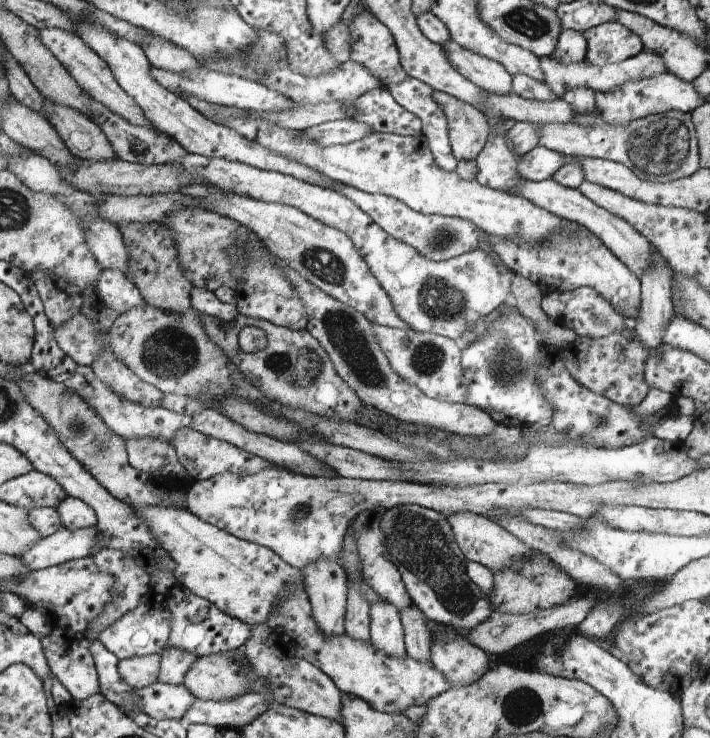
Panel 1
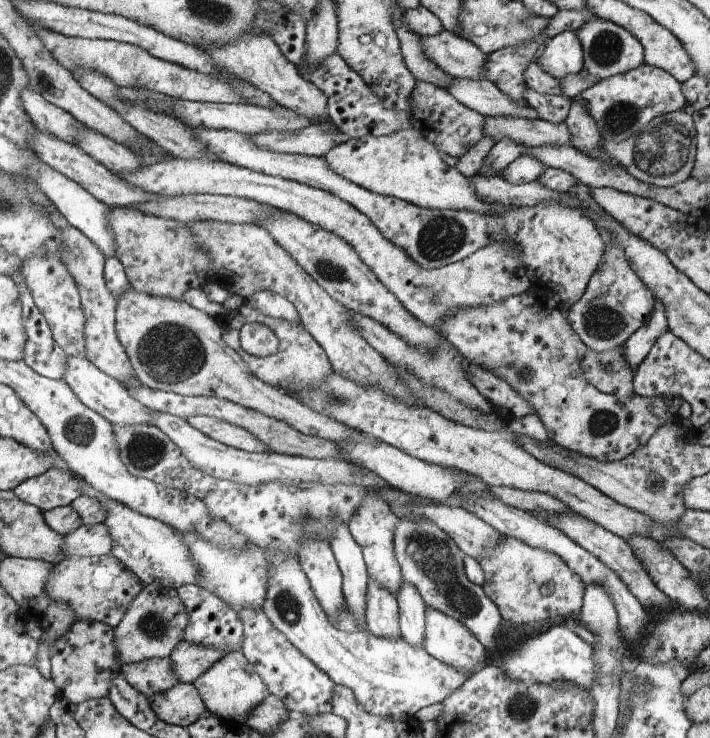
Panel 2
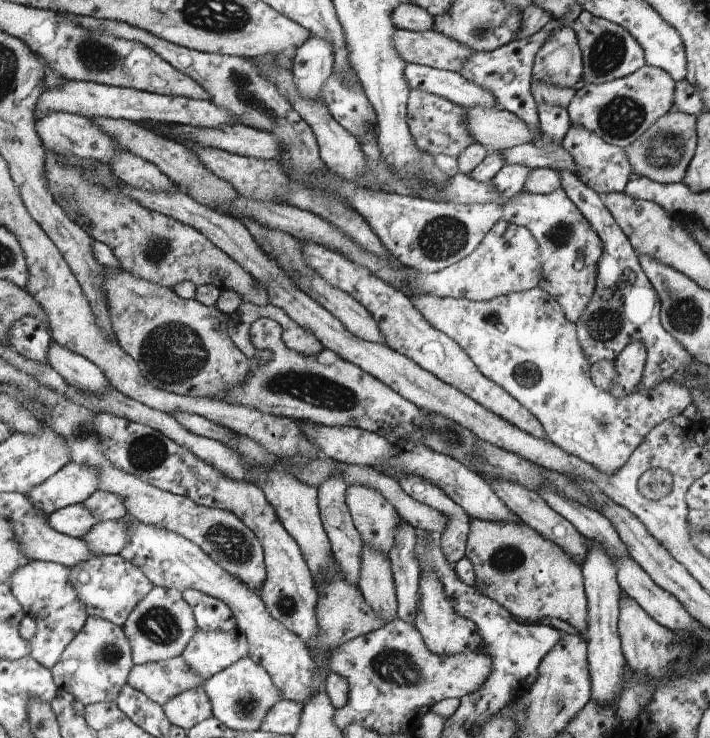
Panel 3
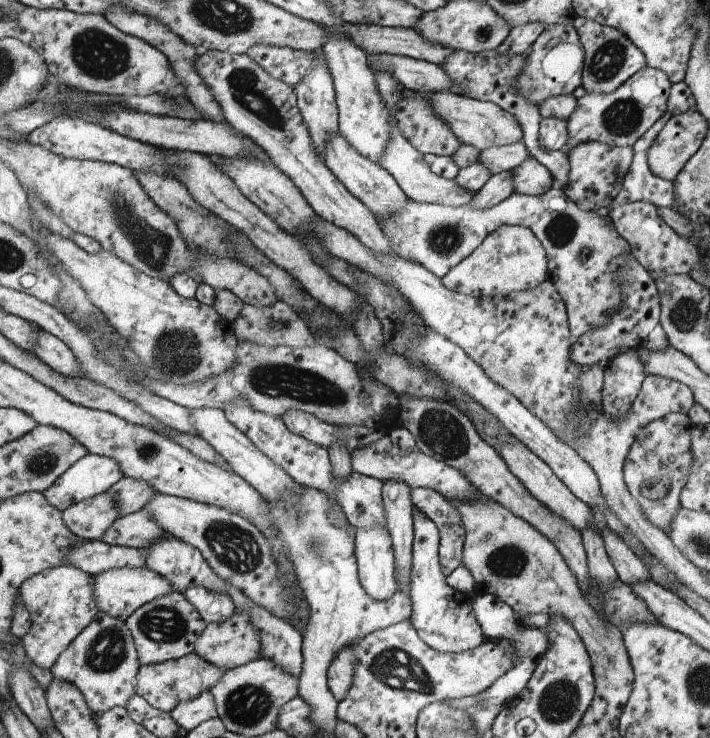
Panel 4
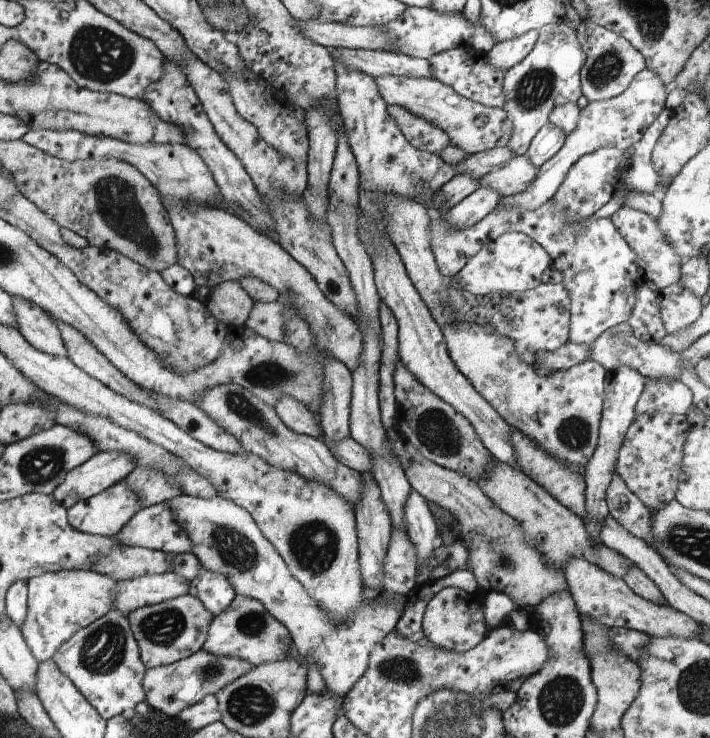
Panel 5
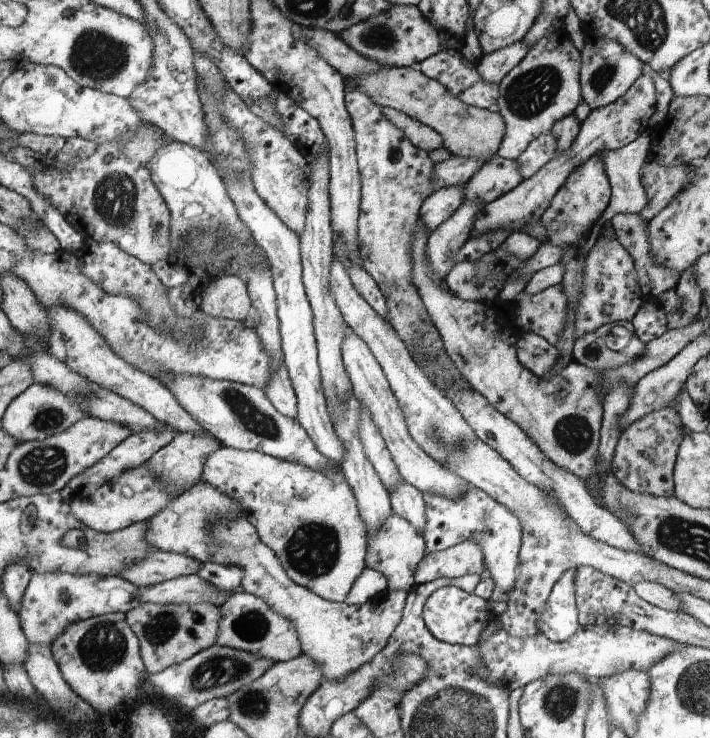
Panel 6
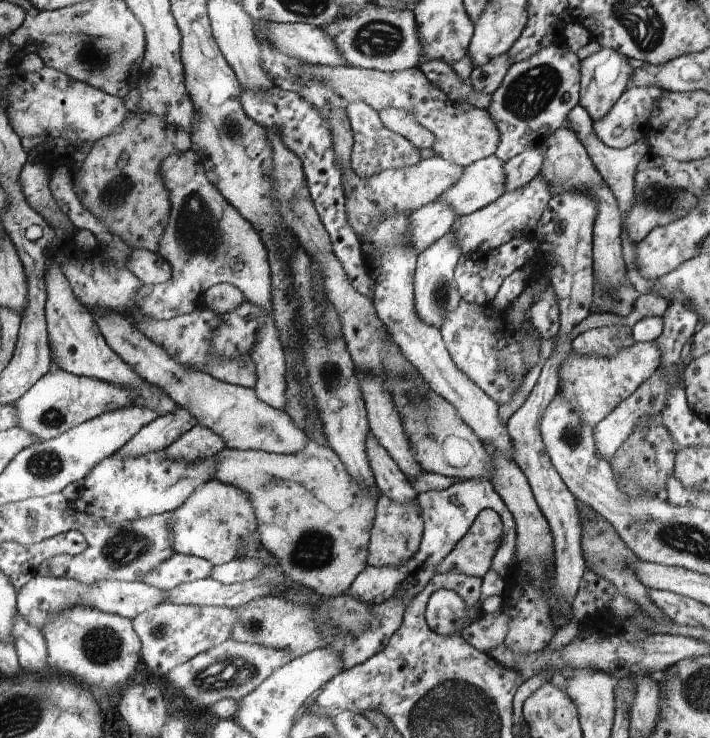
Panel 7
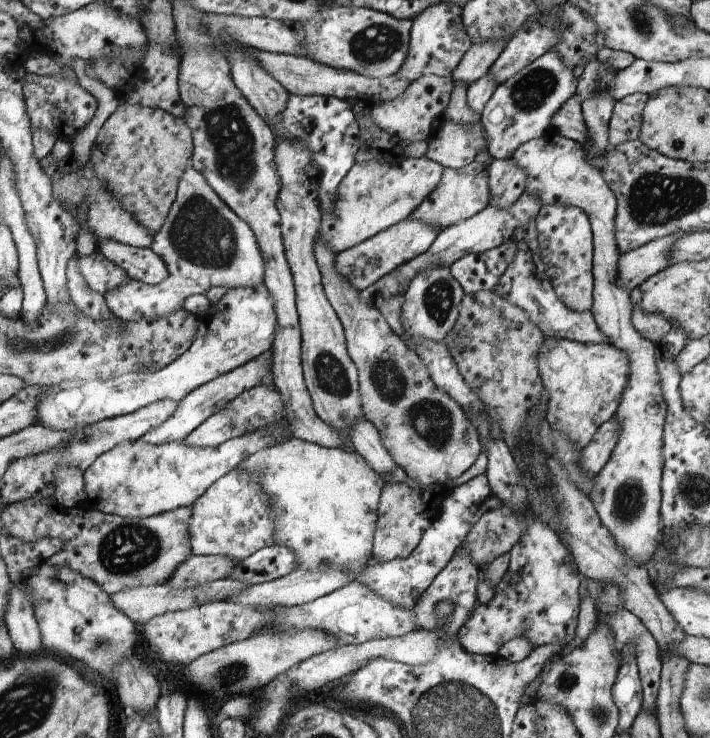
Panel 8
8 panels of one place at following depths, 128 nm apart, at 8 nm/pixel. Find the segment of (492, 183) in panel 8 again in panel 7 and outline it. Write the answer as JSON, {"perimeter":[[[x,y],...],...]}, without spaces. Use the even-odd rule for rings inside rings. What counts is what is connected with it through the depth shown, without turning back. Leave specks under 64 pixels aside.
{"perimeter":[[[538,144],[536,147],[532,149],[525,150],[521,152],[517,157],[511,158],[508,162],[504,162],[502,166],[502,170],[504,170],[504,186],[506,186],[506,192],[514,192],[514,190],[518,190],[518,188],[522,188],[522,186],[526,186],[536,175],[540,173],[542,170],[542,162],[544,162],[544,149],[541,147],[541,144]]]}

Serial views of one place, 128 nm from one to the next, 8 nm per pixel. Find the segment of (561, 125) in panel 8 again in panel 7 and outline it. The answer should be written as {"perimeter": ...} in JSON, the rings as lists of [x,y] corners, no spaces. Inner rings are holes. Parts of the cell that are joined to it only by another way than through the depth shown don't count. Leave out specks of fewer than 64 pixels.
{"perimeter":[[[581,104],[574,106],[568,116],[568,120],[564,124],[567,127],[571,127],[580,137],[582,146],[585,146],[588,156],[590,156],[594,166],[604,178],[604,182],[610,188],[610,192],[614,195],[616,202],[618,202],[620,212],[625,216],[630,212],[630,208],[633,208],[634,202],[637,201],[636,192],[634,192],[636,189],[636,172],[638,162],[644,158],[644,154],[649,150],[647,138],[641,138],[636,144],[632,144],[632,146],[625,149],[614,149],[606,146],[594,131],[593,119],[590,118],[589,111]]]}

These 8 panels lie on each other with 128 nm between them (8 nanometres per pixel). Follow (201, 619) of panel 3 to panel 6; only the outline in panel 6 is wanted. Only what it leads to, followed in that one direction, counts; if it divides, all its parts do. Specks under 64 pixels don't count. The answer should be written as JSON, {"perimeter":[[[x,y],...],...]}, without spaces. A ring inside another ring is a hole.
{"perimeter":[[[202,563],[198,576],[220,592],[232,592],[241,586],[244,570],[236,564]]]}

